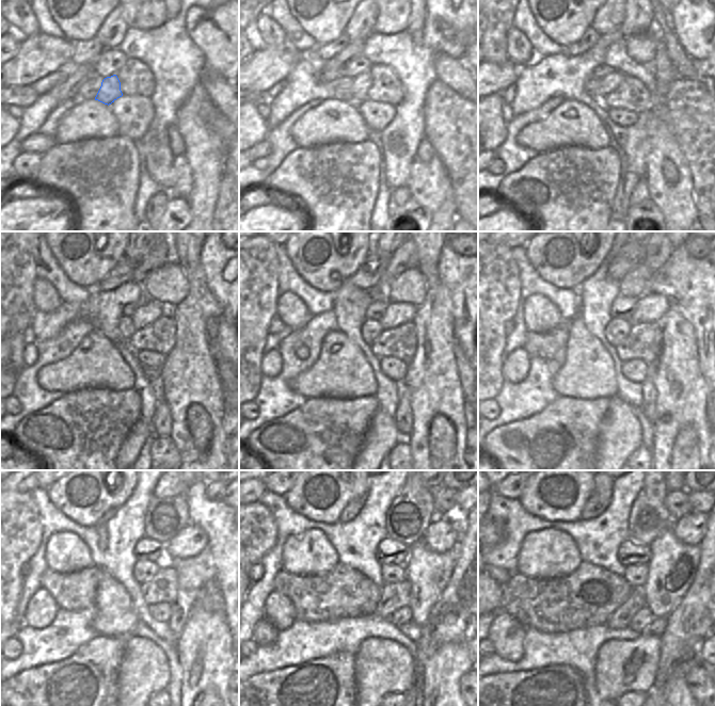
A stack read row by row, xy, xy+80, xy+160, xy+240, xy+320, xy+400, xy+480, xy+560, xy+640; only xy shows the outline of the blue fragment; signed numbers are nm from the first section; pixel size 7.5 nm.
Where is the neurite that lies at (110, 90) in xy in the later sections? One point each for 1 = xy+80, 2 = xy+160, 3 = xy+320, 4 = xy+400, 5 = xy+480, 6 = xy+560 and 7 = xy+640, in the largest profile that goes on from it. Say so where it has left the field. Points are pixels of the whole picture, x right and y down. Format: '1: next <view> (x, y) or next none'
1: next xy+80 (362, 83)
2: next xy+160 (610, 82)
3: next xy+320 (396, 314)
4: next xy+400 (651, 307)
5: next xy+480 (191, 541)
6: next xy+560 (441, 535)
7: next xy+640 (690, 529)

